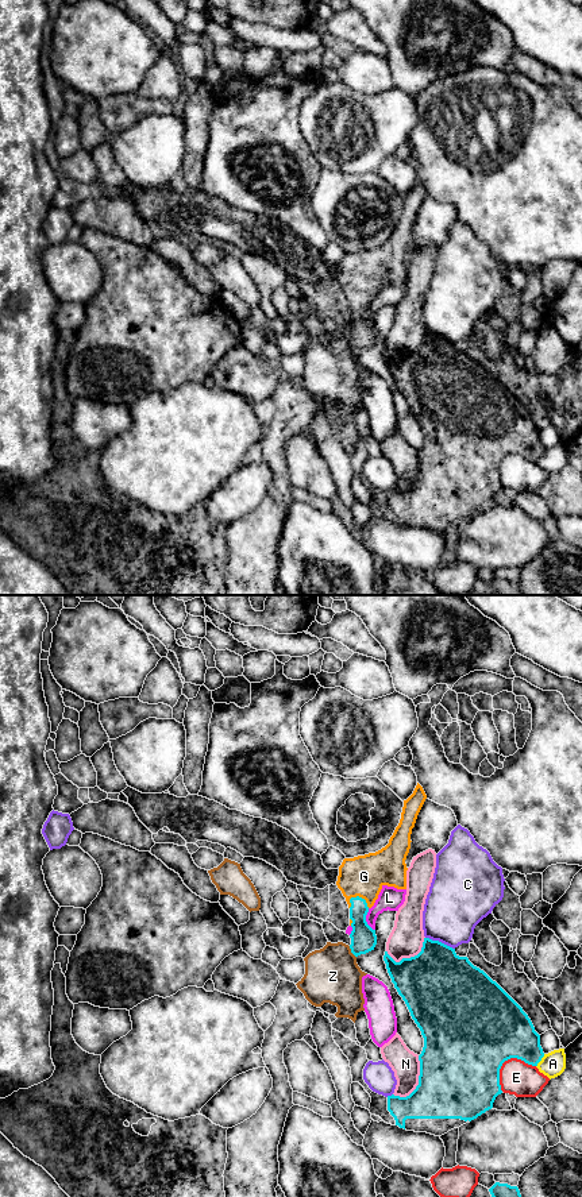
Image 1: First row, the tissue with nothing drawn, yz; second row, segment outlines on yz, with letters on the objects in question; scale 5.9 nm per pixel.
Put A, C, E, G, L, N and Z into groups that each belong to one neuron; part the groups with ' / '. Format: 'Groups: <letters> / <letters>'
Groups: A / C / E / G / L / N / Z

